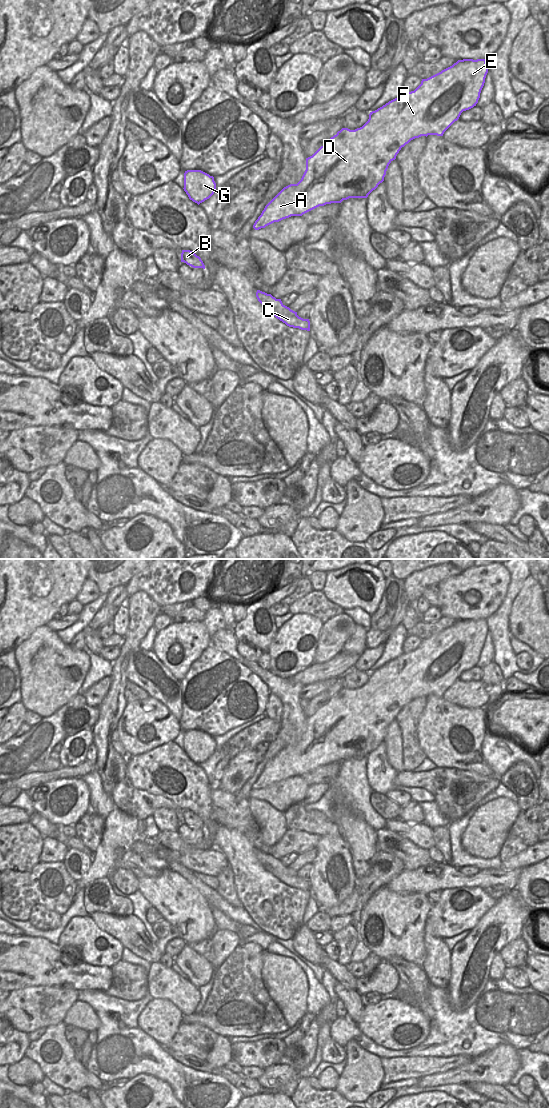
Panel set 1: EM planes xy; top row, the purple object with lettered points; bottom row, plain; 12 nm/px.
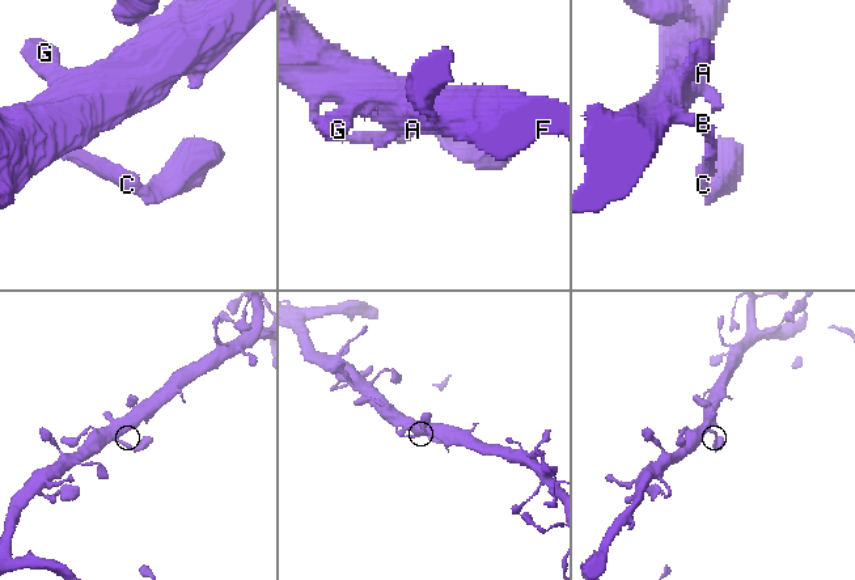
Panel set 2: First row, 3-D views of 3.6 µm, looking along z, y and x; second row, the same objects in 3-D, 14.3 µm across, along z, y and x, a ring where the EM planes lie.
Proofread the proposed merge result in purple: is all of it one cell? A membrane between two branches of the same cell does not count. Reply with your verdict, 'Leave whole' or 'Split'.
Leave whole

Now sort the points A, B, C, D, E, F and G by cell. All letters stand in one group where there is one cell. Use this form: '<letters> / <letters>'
A B C D E F G

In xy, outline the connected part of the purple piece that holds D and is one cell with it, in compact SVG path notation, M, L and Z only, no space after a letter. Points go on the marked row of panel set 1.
M486 59L458 60L441 72L422 79L421 84L411 92L403 92L397 98L370 112L368 121L360 128L342 128L312 156L306 158L306 170L297 184L284 187L264 208L253 228L259 230L291 216L303 214L326 204L341 203L349 198L367 198L384 181L389 164L411 140L421 136L443 136L444 132L459 119L463 111L476 106L488 73Z

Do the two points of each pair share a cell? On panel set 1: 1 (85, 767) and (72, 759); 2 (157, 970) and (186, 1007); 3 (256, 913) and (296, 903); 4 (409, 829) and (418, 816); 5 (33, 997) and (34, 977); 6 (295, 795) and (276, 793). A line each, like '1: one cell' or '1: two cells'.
1: two cells
2: one cell
3: one cell
4: two cells
5: two cells
6: one cell

